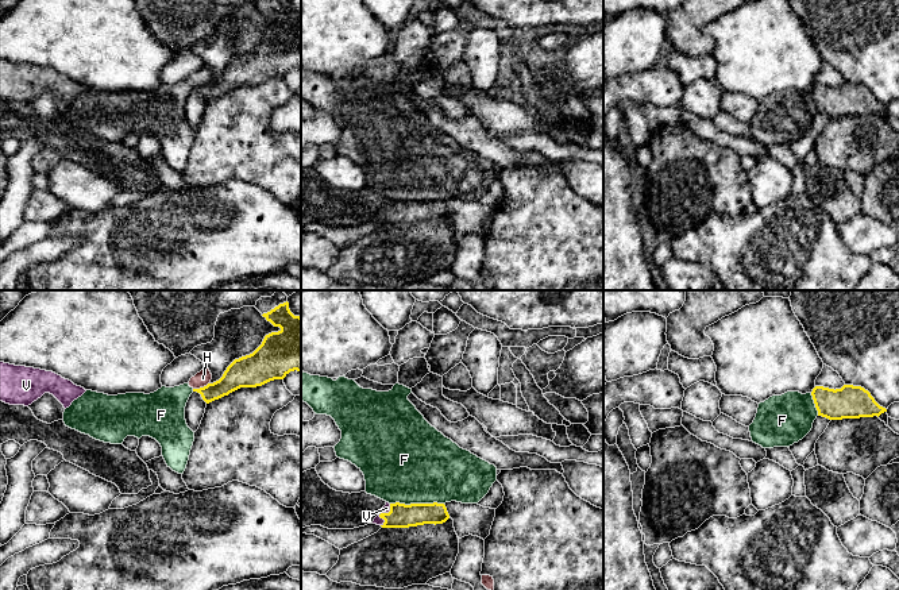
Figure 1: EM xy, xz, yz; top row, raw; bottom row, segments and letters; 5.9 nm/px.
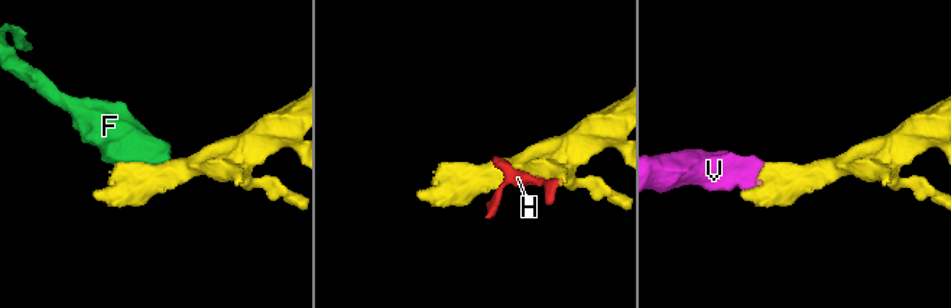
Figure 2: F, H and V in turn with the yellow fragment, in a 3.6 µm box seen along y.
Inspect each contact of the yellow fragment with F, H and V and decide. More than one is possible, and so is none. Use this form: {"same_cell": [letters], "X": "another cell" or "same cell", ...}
{"same_cell": ["V"], "F": "another cell", "H": "another cell", "V": "same cell"}

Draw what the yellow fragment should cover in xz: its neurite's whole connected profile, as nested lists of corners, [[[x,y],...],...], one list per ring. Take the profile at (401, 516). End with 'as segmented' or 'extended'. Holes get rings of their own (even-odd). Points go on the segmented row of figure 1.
[[[389,504],[374,518],[382,528],[409,528],[424,524],[443,524],[450,518],[444,504]]]; extended

